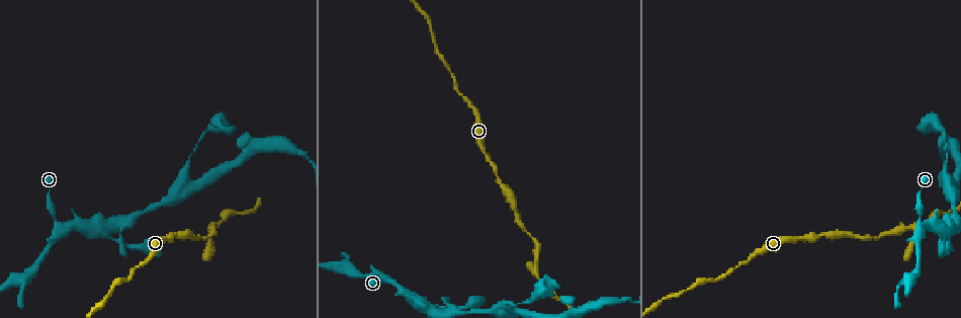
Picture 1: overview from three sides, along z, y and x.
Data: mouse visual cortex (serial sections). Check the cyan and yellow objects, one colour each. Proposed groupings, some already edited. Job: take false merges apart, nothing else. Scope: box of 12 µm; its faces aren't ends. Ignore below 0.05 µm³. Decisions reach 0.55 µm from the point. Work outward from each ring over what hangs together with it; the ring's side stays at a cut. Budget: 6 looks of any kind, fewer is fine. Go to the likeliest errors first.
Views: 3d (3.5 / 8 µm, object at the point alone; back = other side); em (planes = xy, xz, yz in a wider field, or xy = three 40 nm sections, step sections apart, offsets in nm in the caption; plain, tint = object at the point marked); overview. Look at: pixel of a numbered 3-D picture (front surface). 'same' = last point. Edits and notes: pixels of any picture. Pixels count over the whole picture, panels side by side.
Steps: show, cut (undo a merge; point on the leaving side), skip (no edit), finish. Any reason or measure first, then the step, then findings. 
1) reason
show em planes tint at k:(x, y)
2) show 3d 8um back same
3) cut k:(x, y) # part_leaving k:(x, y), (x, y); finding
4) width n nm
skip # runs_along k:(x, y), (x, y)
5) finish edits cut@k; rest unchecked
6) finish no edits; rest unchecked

three-way junction
show 3d 3.5um at 1:(534, 271)

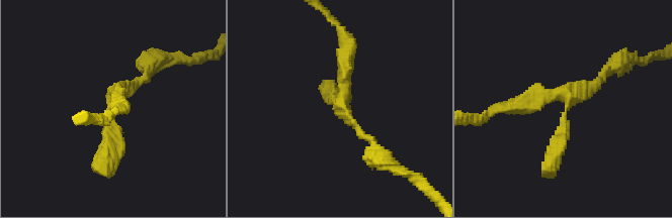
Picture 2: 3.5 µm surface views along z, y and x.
skip # runs_along 2:(504, 109), (579, 94), (612, 66); all the same cell

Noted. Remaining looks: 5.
a fork
show 3d 3.5um at 1:(919, 225)

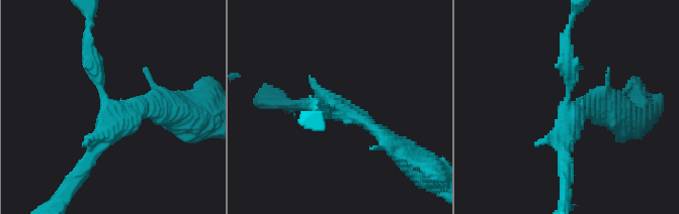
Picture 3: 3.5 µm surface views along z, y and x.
shape alone is not enough
show em xy step 5 tint at 3:(114, 110)

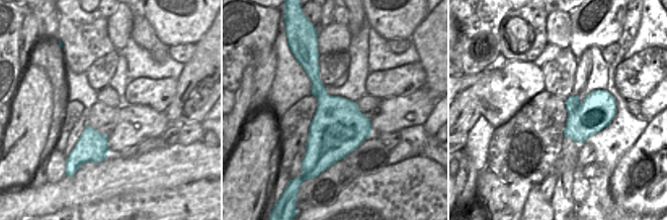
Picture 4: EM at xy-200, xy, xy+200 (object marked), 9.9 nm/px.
skip # runs_along 3:(88, 50), (116, 112), (172, 109); continuous, no second cell

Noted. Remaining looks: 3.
thin neck
show 3d 3.5um at 1:(571, 306)

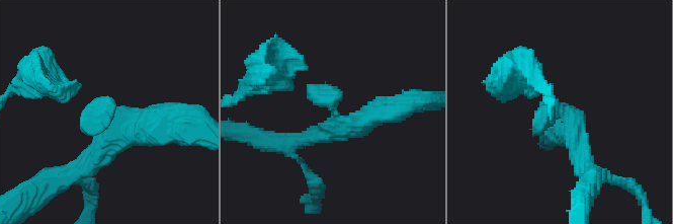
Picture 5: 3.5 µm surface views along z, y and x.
arm_widths 300, 400 nm; need the tissue
show em xy step 1 tint at 5:(106, 116)

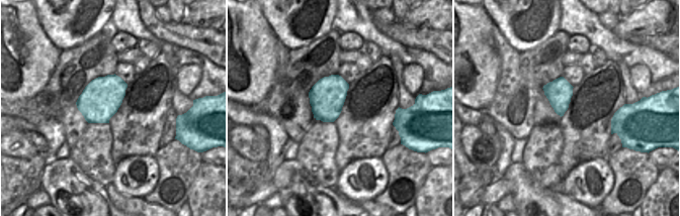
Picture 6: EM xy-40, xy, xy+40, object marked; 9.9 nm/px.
skip # runs_along 5:(582, 162), (562, 116), (535, 134); all the same cell

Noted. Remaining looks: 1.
finish no edits; rest unchecked

